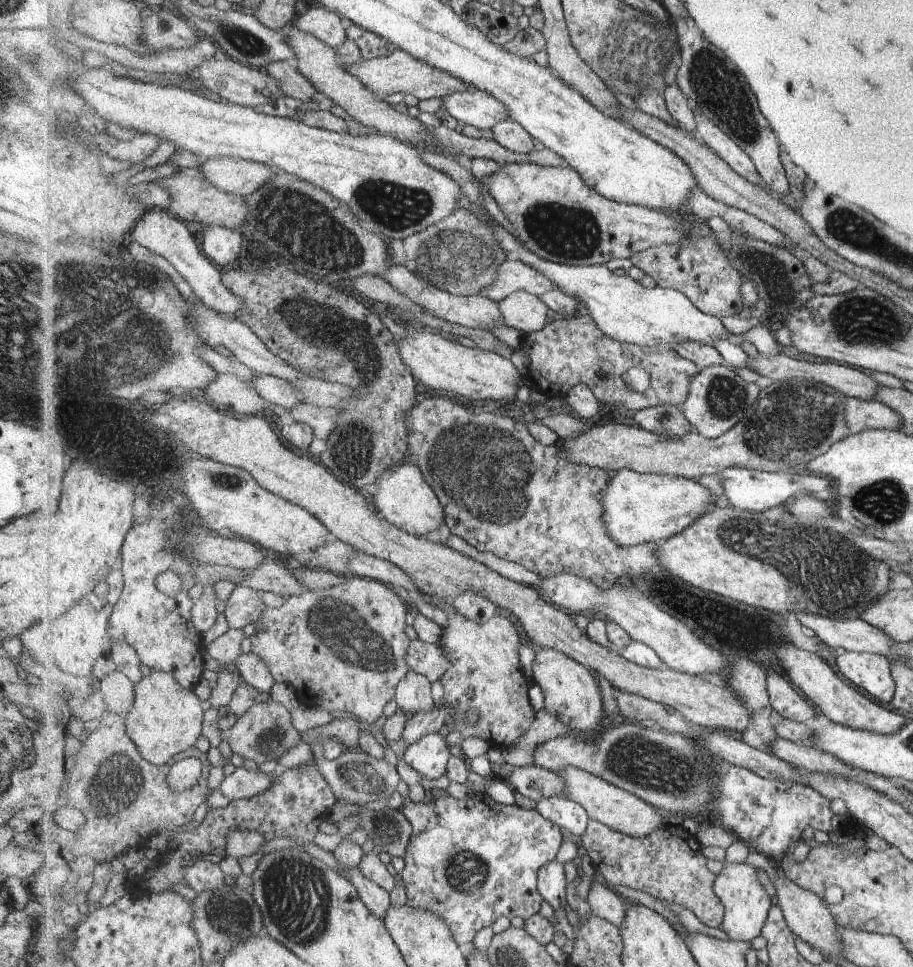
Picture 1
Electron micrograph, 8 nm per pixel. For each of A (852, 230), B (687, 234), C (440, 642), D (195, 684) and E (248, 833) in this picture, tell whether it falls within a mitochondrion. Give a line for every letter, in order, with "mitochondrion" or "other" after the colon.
A: mitochondrion
B: other
C: other
D: other
E: other

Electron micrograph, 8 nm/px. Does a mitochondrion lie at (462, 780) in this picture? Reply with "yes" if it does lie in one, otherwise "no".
no

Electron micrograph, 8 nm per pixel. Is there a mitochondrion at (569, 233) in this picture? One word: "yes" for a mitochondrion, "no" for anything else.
yes

